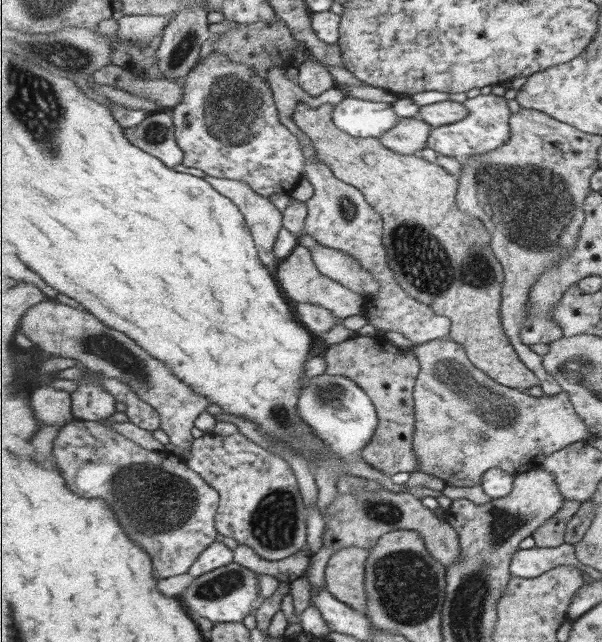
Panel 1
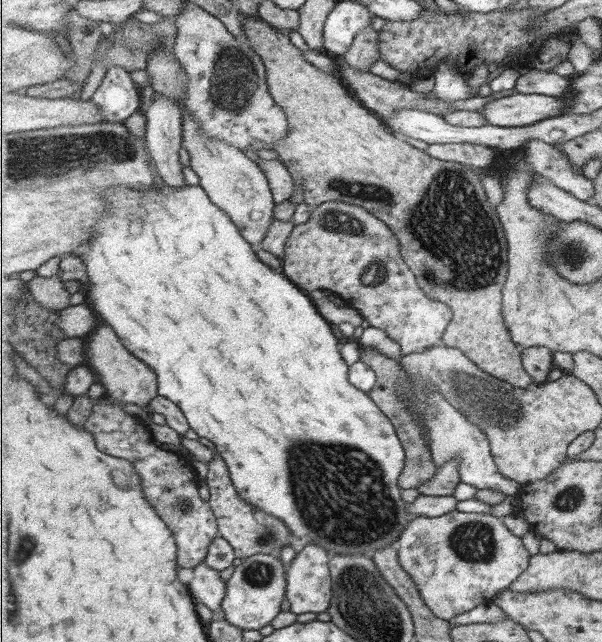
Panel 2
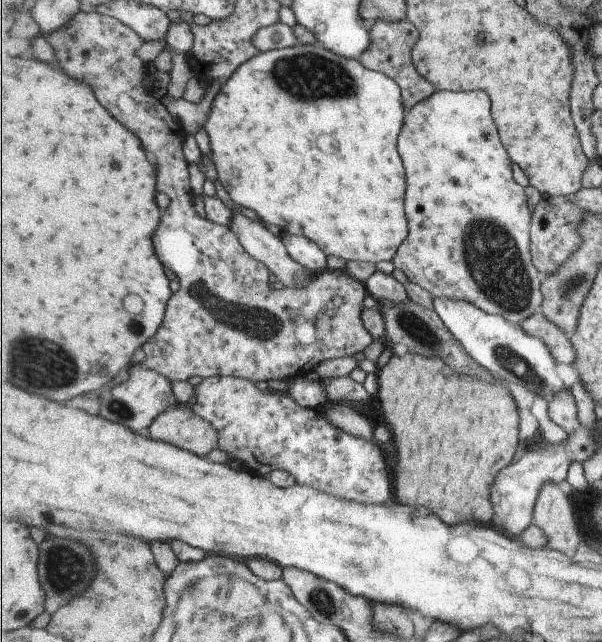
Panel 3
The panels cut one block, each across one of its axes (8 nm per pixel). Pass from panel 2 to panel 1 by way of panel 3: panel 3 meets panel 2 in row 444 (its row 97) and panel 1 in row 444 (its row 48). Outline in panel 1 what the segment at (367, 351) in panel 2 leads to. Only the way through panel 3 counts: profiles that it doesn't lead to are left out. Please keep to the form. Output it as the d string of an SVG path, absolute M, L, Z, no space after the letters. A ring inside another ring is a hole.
M353 336L345 342L328 346L327 374L345 376L359 383L370 394L378 411L379 428L371 444L362 450L362 459L369 465L393 476L418 470L418 452L415 452L416 404L415 387L422 366L413 350L398 347L386 337Z

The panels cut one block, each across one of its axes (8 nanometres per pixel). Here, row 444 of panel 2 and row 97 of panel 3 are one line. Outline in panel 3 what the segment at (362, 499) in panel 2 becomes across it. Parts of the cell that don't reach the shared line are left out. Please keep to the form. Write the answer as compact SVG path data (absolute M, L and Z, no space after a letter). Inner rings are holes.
M298 43L292 48L260 51L257 56L239 66L235 74L220 86L220 91L213 100L211 112L207 116L204 130L209 137L211 160L216 166L218 179L236 205L252 209L263 223L278 226L282 235L306 235L326 252L327 257L337 256L347 262L360 260L377 264L377 262L392 262L410 234L405 204L408 177L402 155L398 152L398 139L403 126L406 125L406 112L402 88L393 78L369 70L360 60L337 55L317 43Z

